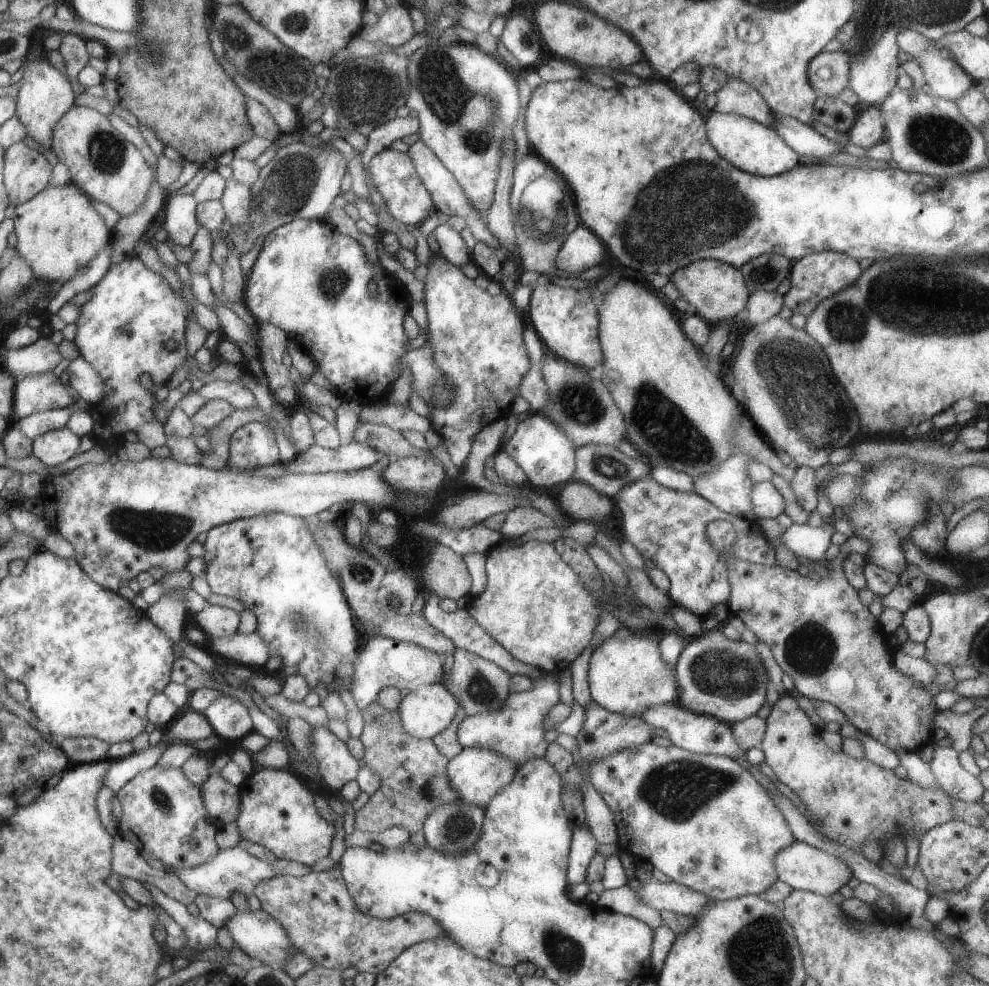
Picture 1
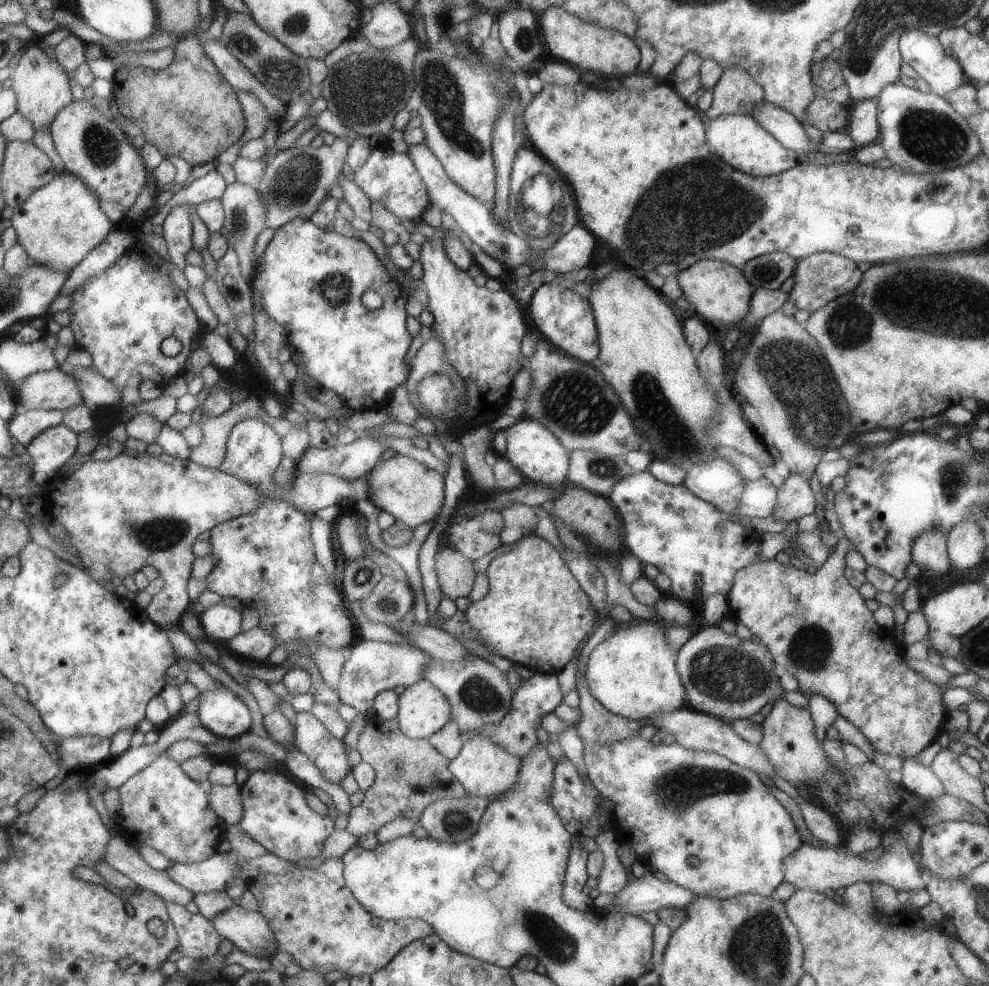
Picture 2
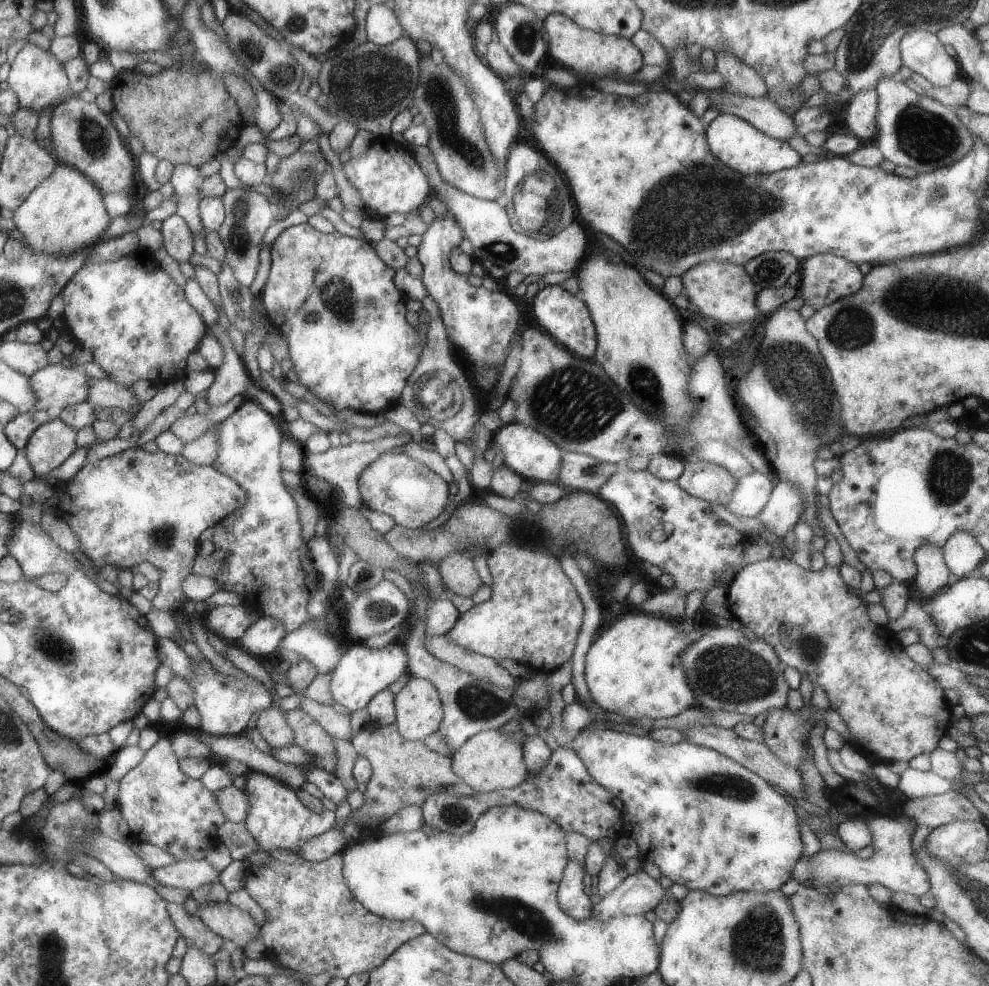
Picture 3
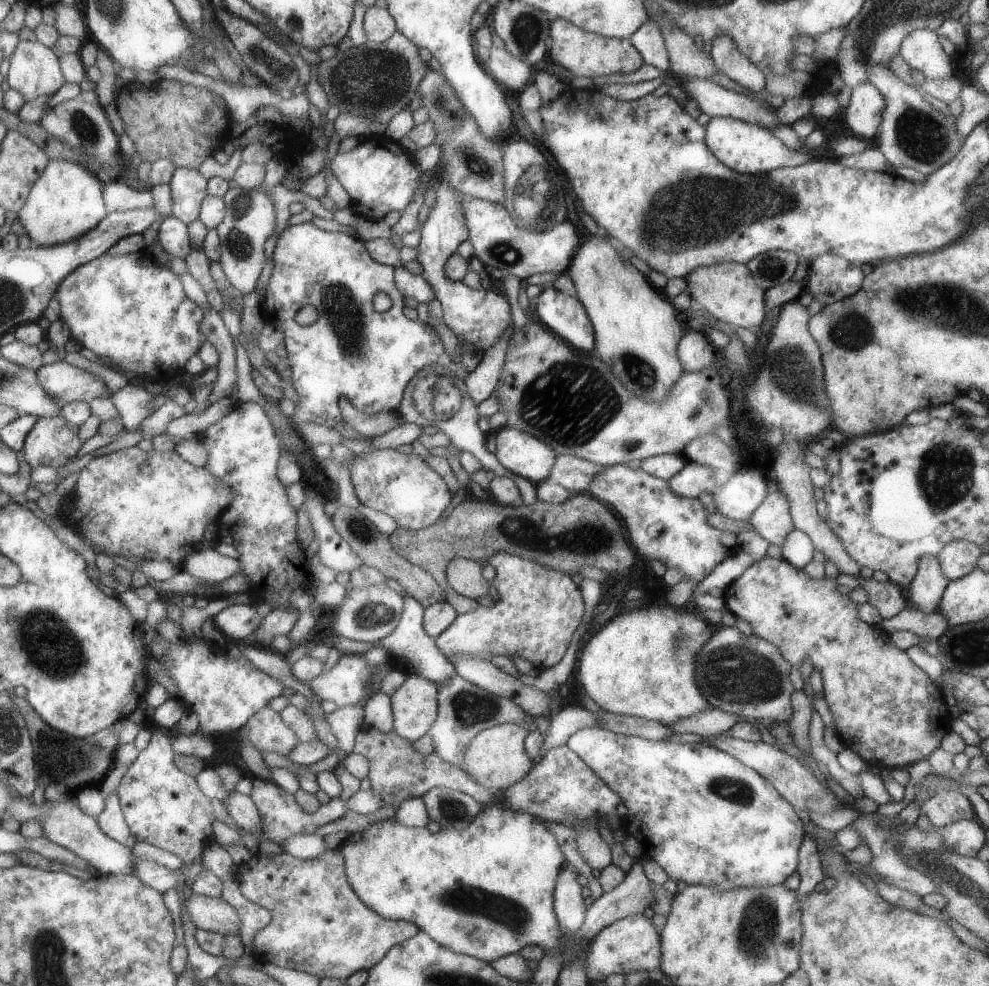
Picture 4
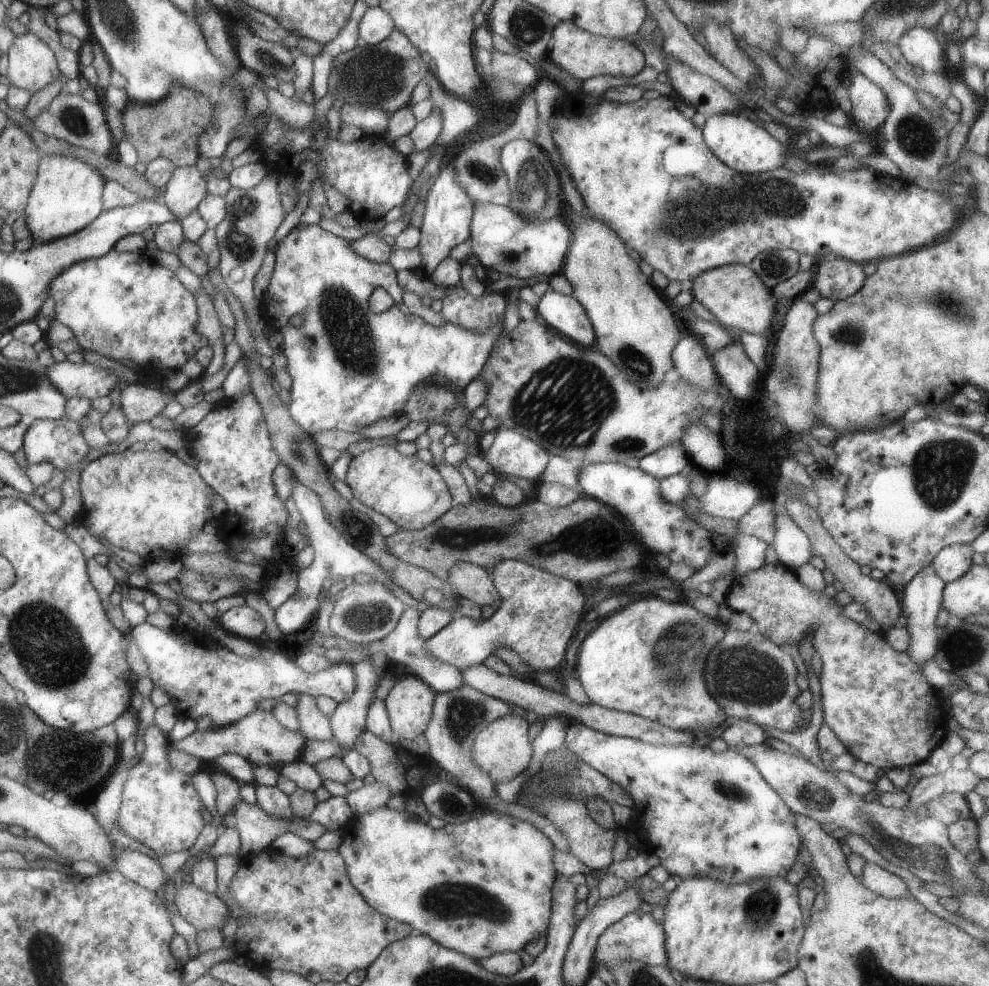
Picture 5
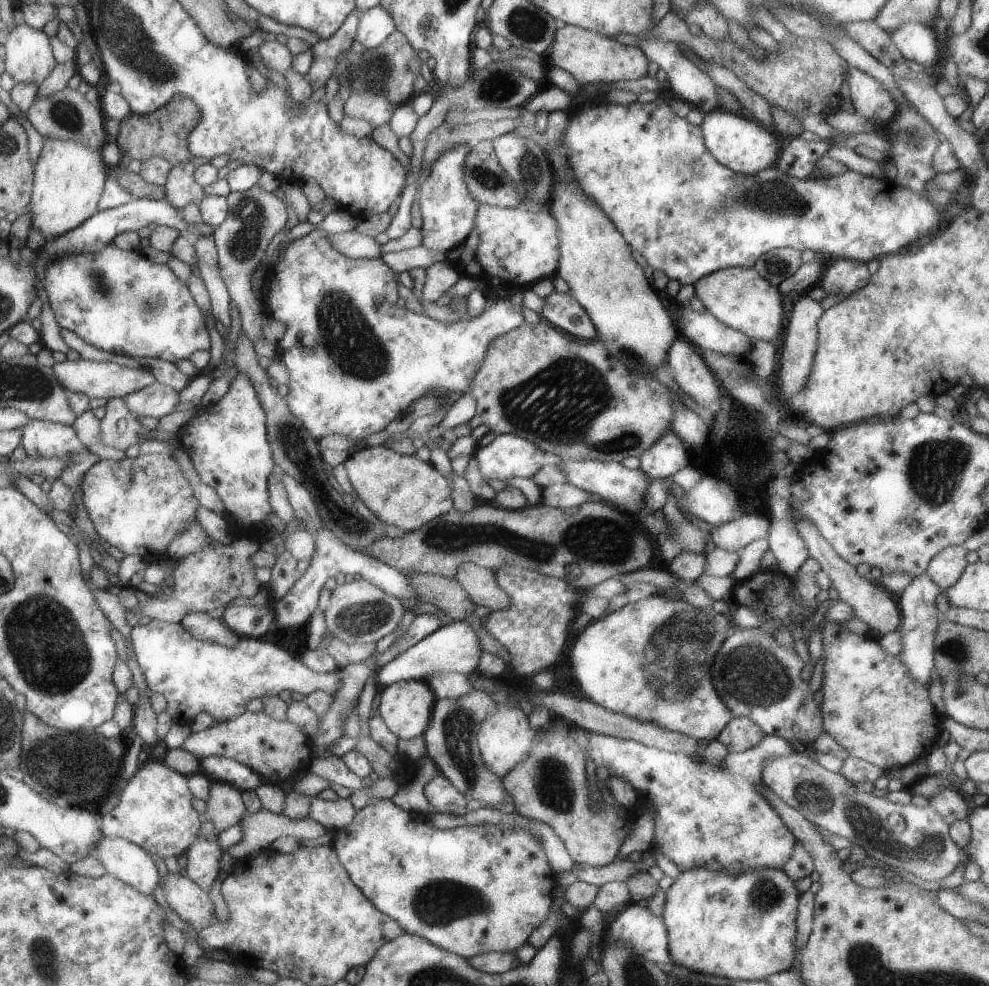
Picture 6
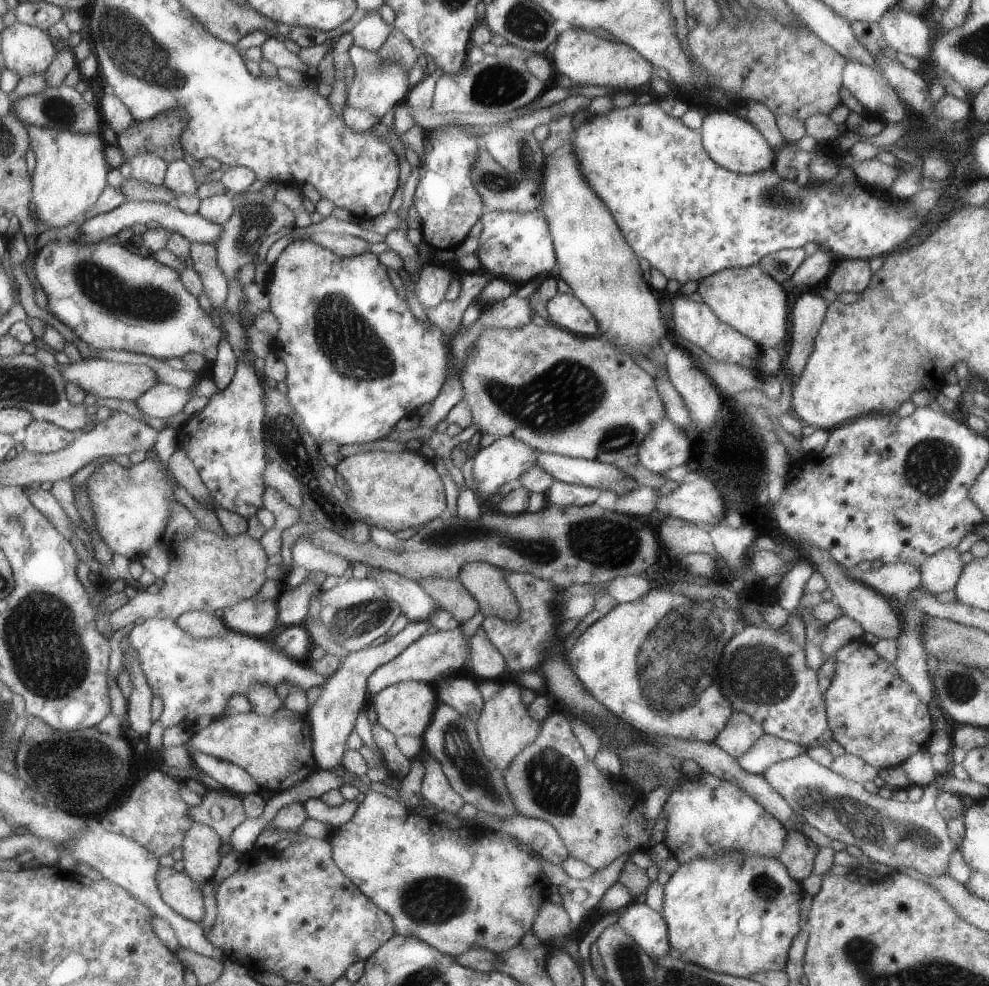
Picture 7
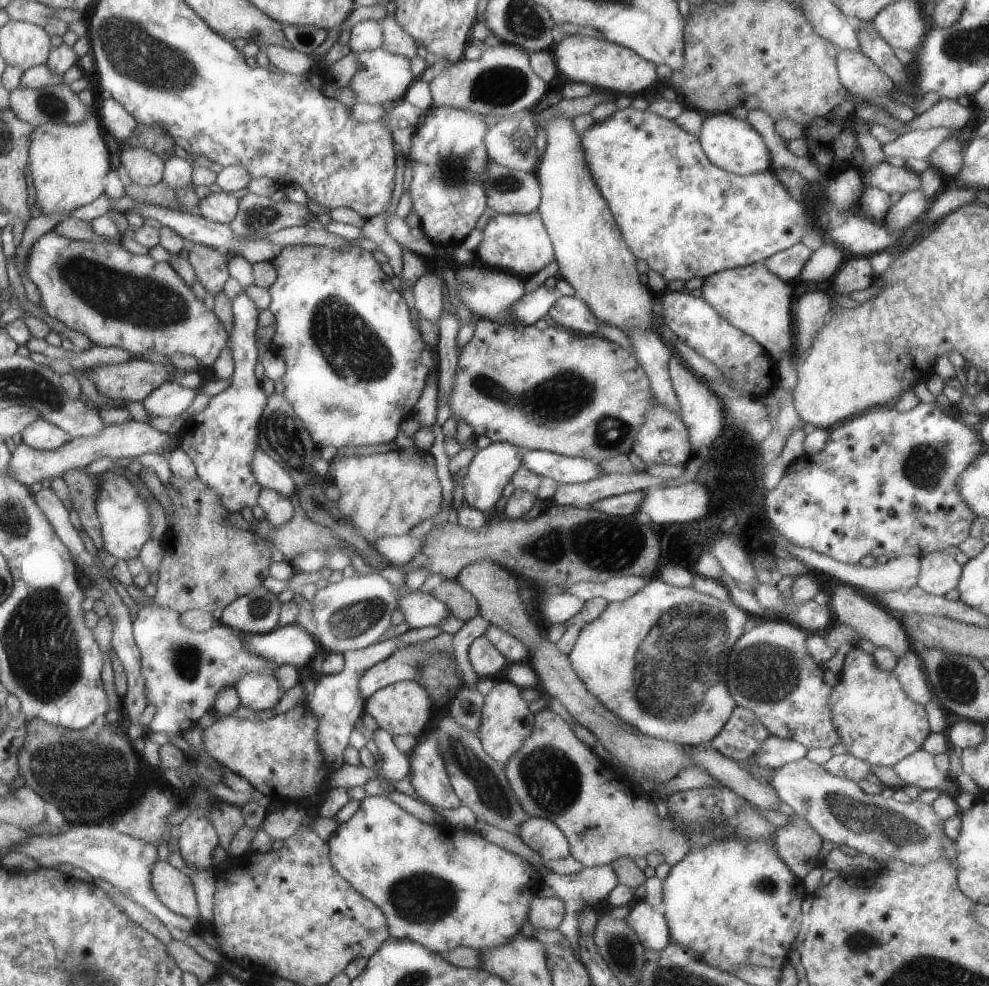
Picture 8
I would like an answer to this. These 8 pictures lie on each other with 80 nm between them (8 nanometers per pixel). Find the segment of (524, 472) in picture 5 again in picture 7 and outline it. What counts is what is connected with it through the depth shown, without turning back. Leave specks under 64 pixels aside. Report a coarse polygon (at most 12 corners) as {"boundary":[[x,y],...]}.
{"boundary":[[505,435],[476,449],[478,500],[535,466],[536,450]]}

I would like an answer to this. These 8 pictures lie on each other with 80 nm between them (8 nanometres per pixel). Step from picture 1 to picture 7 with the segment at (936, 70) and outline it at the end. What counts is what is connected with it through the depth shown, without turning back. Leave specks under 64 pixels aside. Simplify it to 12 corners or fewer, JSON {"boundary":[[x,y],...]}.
{"boundary":[[897,4],[877,24],[896,52],[930,56],[931,28]]}

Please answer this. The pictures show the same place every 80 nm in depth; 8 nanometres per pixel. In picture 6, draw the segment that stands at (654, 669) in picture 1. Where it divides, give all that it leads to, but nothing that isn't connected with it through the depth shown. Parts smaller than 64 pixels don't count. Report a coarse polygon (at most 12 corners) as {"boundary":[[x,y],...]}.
{"boundary":[[646,596],[569,650],[581,697],[711,740],[729,614]]}

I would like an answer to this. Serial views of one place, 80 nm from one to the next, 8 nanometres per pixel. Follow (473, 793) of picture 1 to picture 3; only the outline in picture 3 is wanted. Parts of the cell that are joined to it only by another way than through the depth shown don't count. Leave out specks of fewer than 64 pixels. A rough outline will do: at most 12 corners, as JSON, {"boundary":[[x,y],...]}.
{"boundary":[[497,729],[458,746],[451,770],[477,793],[527,776],[522,746]]}

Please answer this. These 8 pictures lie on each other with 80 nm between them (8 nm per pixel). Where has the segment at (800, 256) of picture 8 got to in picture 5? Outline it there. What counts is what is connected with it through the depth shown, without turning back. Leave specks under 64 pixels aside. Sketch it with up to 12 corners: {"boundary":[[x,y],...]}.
{"boundary":[[761,251],[748,267],[772,289],[797,273],[798,252]]}

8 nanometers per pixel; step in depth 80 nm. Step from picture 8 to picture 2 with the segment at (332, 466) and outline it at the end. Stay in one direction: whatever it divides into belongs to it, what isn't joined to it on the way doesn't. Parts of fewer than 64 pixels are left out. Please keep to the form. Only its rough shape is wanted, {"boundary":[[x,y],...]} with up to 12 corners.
{"boundary":[[405,455],[365,474],[370,498],[414,529],[440,513],[444,475]]}

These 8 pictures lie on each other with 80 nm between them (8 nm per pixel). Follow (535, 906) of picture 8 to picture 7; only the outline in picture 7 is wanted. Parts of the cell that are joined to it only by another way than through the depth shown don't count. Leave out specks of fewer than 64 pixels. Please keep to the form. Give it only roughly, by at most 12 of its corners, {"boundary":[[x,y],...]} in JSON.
{"boundary":[[543,901],[530,930],[546,945],[570,934],[565,909]]}

